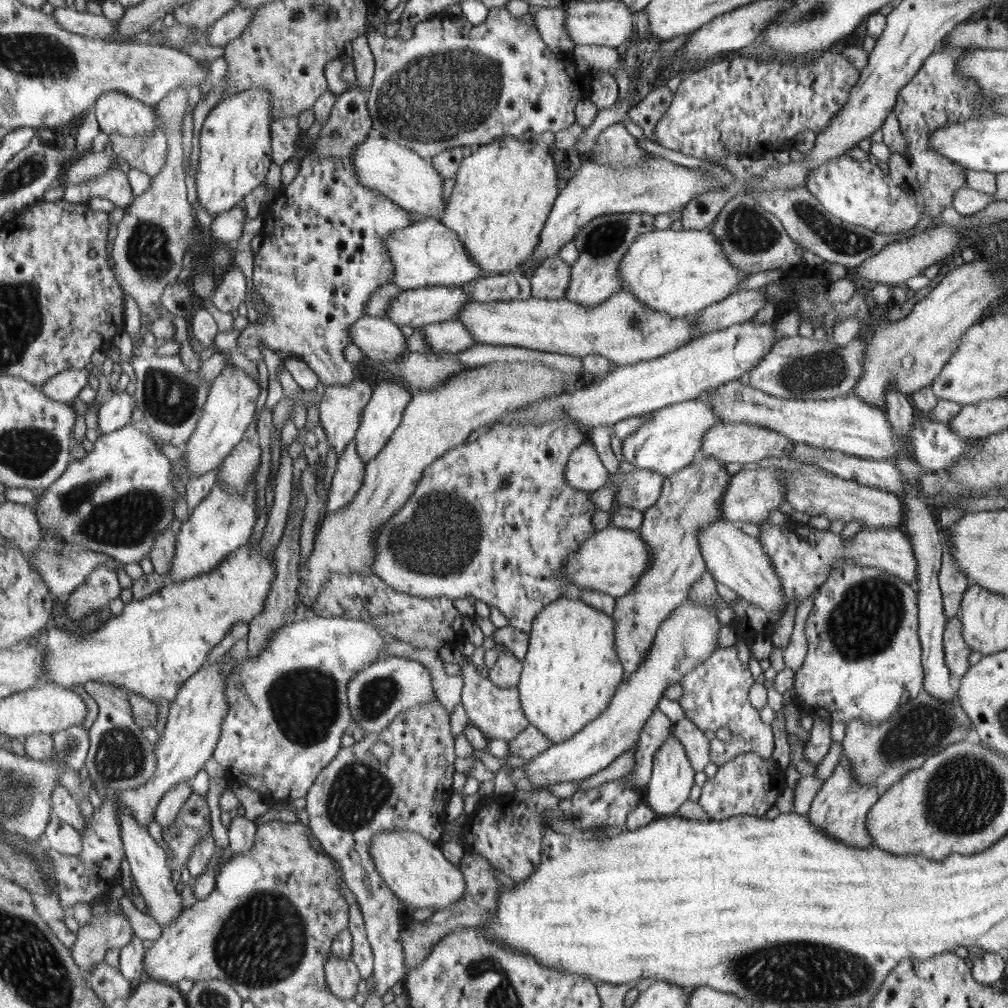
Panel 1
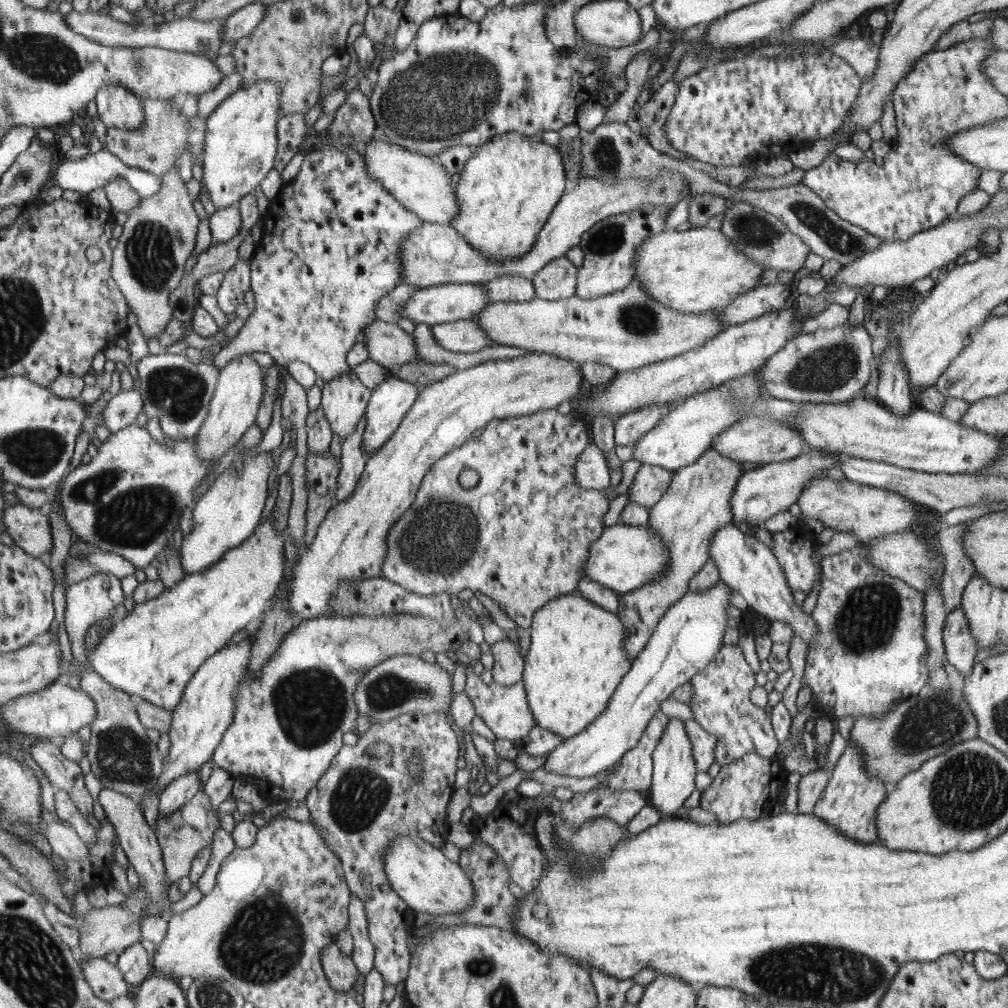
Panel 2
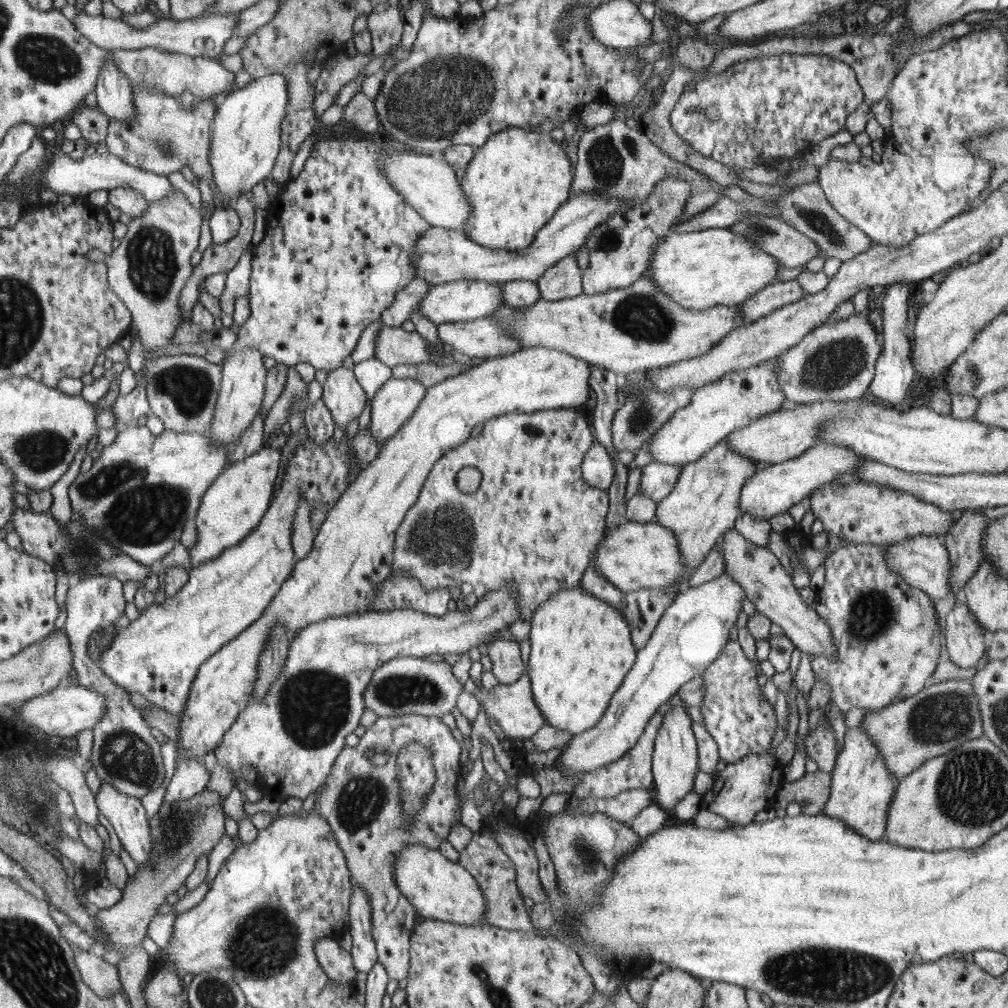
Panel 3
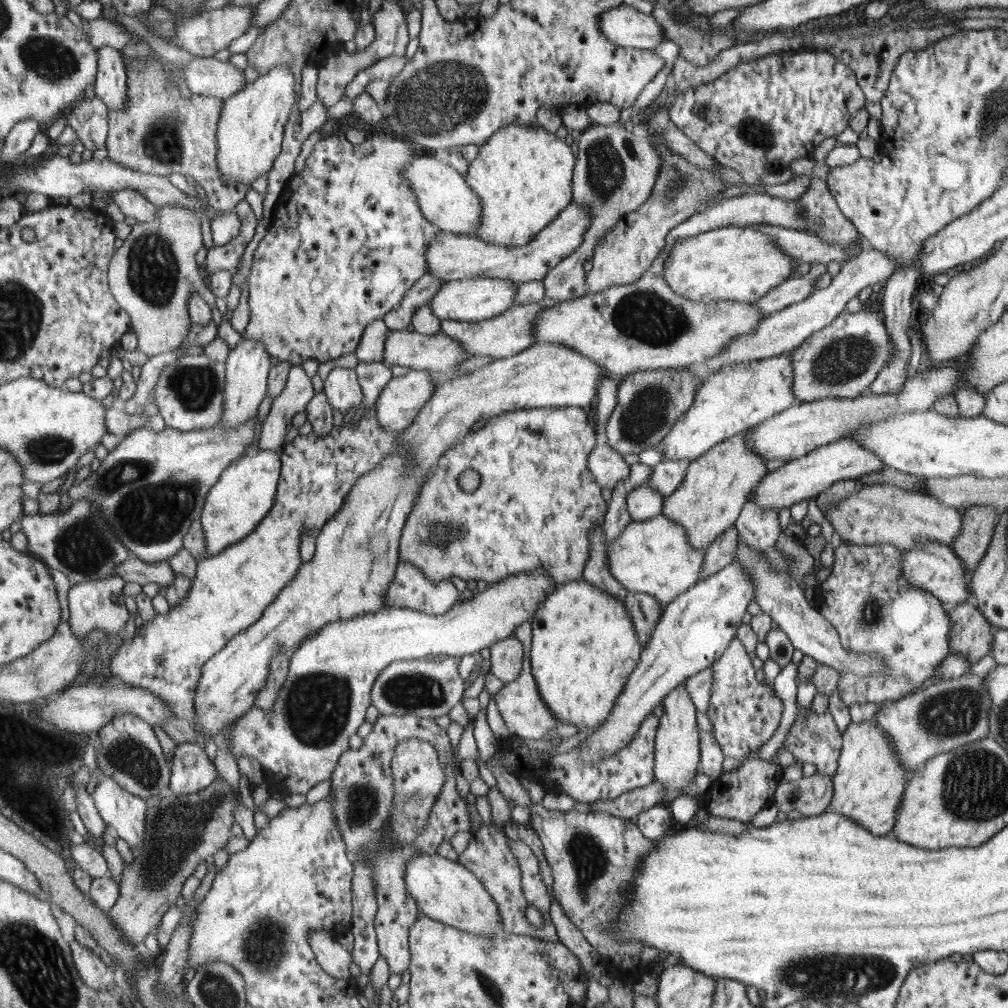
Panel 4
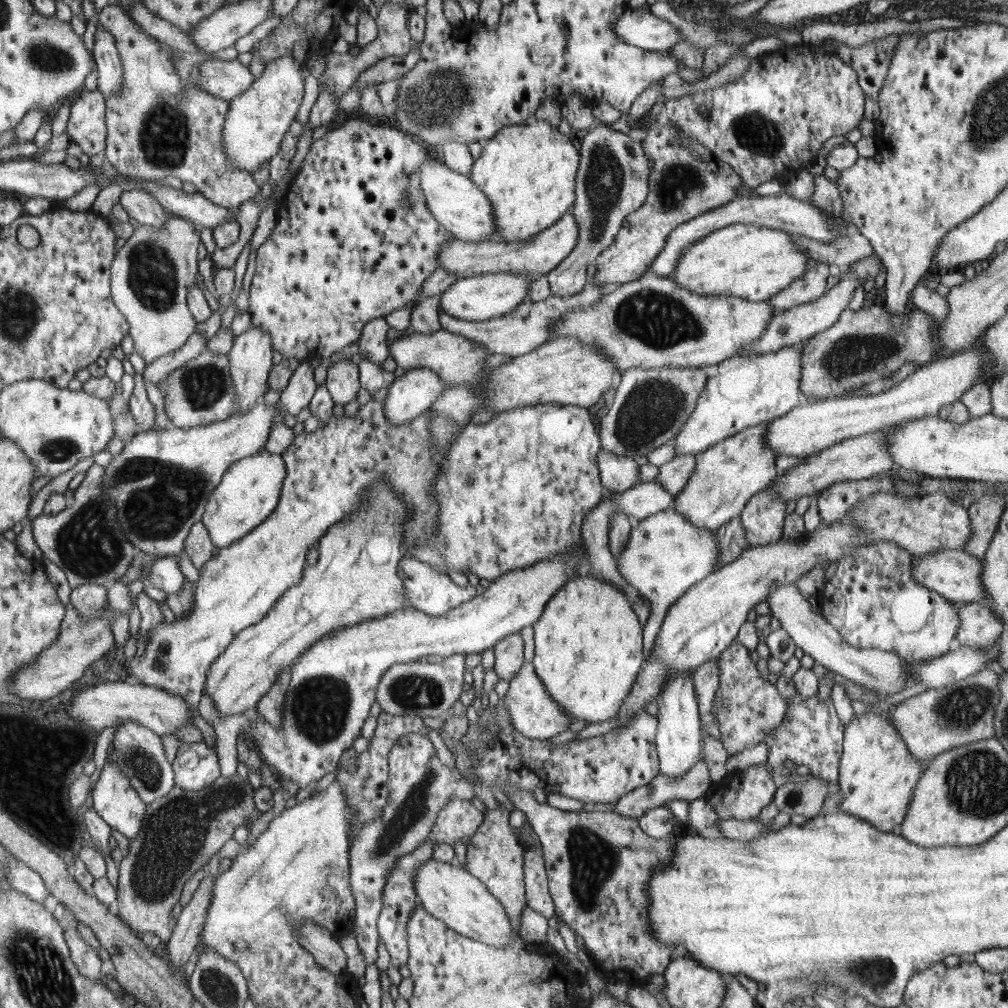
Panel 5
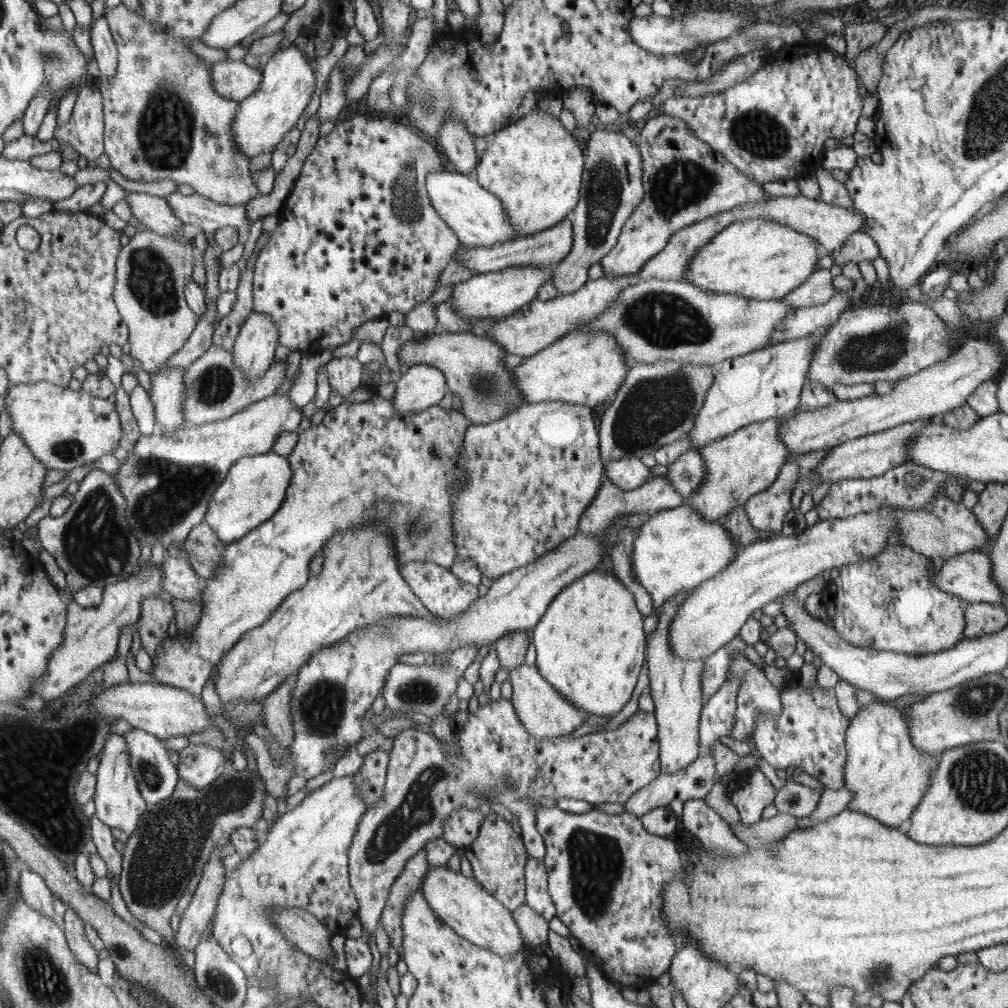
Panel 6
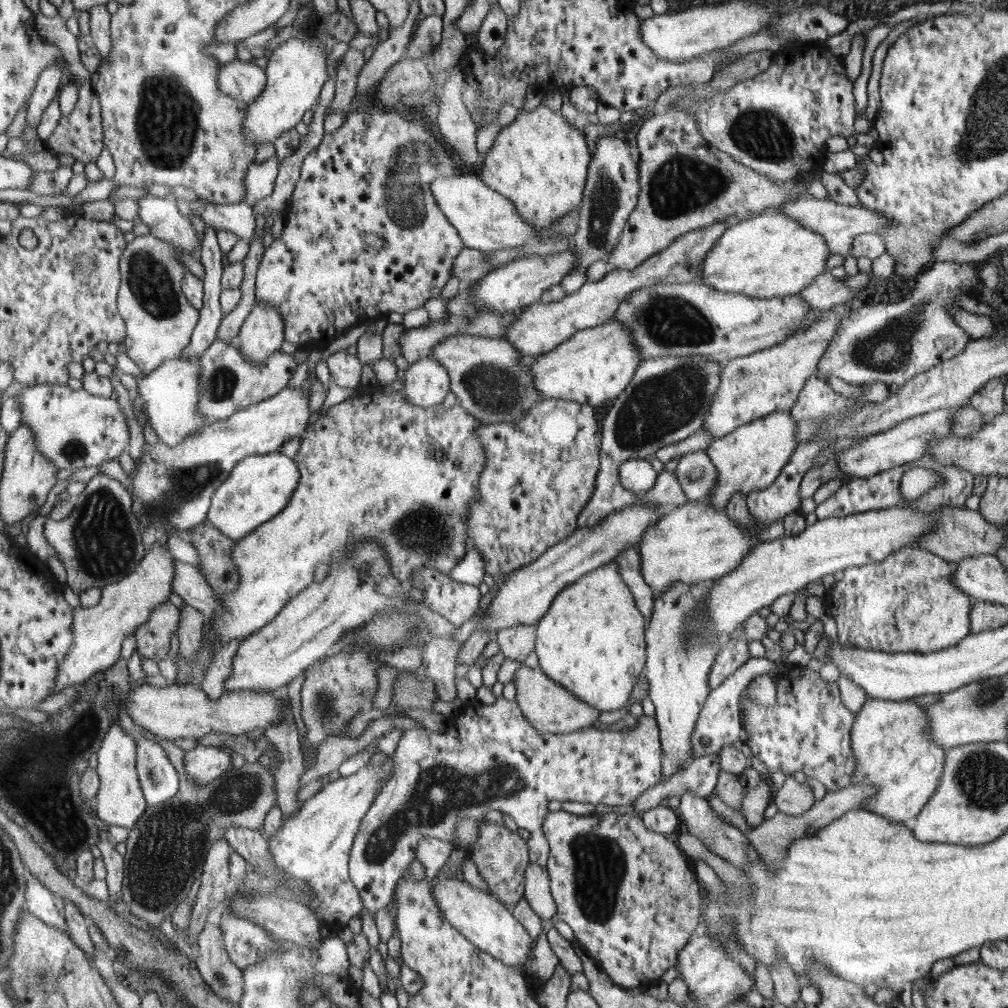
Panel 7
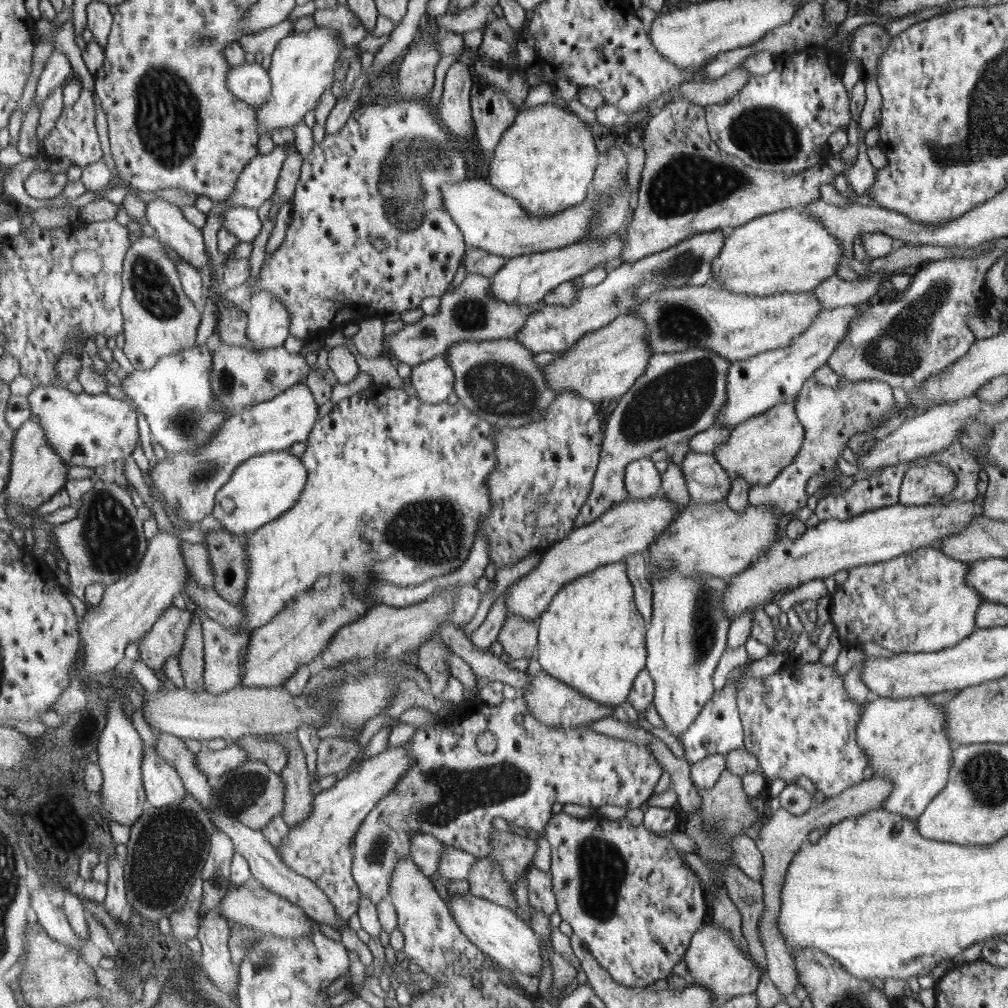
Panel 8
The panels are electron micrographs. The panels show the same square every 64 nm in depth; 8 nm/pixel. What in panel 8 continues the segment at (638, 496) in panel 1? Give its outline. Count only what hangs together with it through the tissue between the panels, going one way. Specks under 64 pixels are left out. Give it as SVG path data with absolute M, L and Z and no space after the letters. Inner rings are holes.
M690 452L680 466L692 501L708 503L726 500L731 480L713 454Z

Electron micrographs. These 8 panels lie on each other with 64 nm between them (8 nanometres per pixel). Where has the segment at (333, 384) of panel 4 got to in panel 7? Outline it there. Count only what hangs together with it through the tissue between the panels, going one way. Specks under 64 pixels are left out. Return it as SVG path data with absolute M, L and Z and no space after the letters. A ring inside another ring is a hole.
M340 350L331 354L327 360L331 380L342 388L359 388L363 363L357 355L349 354L347 350Z

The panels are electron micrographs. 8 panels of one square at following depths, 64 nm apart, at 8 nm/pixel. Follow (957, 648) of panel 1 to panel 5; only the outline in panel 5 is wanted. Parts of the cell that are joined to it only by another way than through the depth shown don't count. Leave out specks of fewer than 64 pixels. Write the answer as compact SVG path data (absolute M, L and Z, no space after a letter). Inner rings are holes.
M967 603L958 609L961 623L955 644L985 649L1004 632L1005 622L986 604Z

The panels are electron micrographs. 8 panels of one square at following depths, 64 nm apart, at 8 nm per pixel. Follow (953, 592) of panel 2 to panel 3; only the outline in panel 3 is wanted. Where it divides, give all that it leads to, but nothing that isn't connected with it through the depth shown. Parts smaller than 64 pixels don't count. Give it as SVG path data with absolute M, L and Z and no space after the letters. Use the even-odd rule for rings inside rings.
M967 509L942 538L953 564L950 586L957 596L983 560L982 536L988 523L989 519L977 509Z

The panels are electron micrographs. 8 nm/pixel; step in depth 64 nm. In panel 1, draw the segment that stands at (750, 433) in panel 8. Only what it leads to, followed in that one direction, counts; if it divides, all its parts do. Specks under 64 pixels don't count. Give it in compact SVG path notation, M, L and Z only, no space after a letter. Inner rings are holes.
M699 456L693 464L665 477L659 499L643 512L644 518L638 532L646 542L646 546L650 548L651 564L649 570L645 570L645 574L639 578L632 592L616 599L616 609L612 614L615 618L615 646L625 666L623 681L641 665L644 657L653 648L661 622L665 621L665 618L688 598L690 587L706 570L705 558L700 550L697 534L701 532L701 528L705 528L713 520L722 519L723 494L730 481L731 475L728 474L722 462L714 457Z

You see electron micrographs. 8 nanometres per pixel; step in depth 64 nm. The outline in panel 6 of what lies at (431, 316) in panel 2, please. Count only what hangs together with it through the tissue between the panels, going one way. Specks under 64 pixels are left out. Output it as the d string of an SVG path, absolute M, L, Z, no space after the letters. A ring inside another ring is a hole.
M557 264L552 266L514 266L498 272L486 272L475 275L464 283L454 286L452 295L447 301L450 303L454 314L468 318L506 318L517 313L522 306L536 300L538 289L542 284L552 282L552 275L556 271Z

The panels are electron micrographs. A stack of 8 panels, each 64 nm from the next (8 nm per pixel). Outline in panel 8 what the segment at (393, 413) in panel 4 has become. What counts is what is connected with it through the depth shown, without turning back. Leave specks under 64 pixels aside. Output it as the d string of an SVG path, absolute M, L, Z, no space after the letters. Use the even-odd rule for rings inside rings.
M444 355L421 362L412 369L412 386L418 392L418 400L438 405L447 401L455 389L455 370Z

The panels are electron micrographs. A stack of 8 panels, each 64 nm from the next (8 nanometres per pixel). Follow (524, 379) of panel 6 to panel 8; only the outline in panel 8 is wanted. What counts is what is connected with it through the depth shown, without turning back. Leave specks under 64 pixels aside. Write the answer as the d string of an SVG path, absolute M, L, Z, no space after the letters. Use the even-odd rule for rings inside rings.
M618 316L610 324L584 334L572 347L560 352L563 354L560 359L542 369L549 387L557 394L564 390L574 391L578 396L599 404L625 397L633 385L643 379L654 355L646 340L646 324L642 322L640 317Z

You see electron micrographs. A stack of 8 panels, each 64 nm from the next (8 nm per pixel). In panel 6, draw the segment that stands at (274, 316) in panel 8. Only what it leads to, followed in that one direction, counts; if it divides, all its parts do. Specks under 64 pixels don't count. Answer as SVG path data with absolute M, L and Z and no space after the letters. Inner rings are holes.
M252 312L243 322L238 337L236 338L233 353L235 365L245 374L245 379L255 381L259 379L269 368L278 348L278 328L276 328L275 320L266 316L266 314L258 314Z

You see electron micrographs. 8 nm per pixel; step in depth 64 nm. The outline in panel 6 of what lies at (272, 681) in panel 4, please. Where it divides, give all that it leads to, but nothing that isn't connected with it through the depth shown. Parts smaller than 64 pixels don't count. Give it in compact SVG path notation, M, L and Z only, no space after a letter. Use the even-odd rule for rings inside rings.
M290 676L276 690L262 699L265 727L282 749L290 748L295 739L291 705L291 692L295 687L295 681L296 678Z

